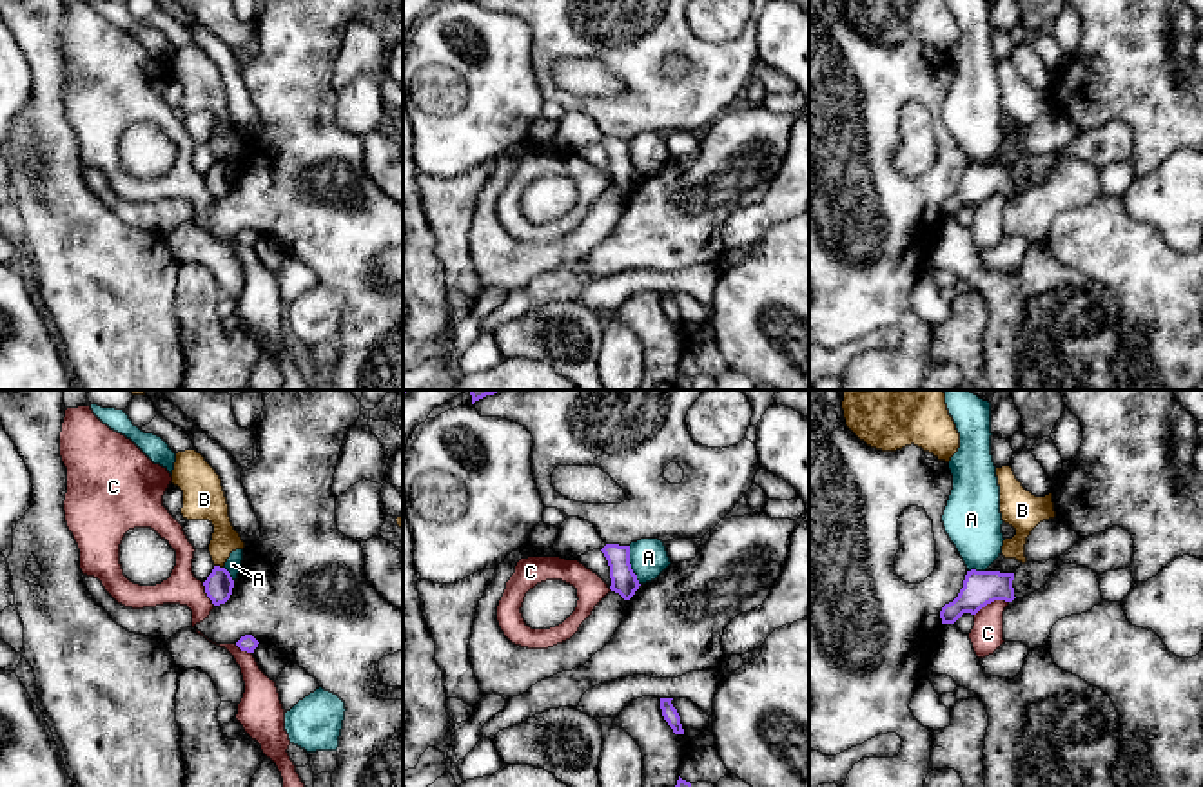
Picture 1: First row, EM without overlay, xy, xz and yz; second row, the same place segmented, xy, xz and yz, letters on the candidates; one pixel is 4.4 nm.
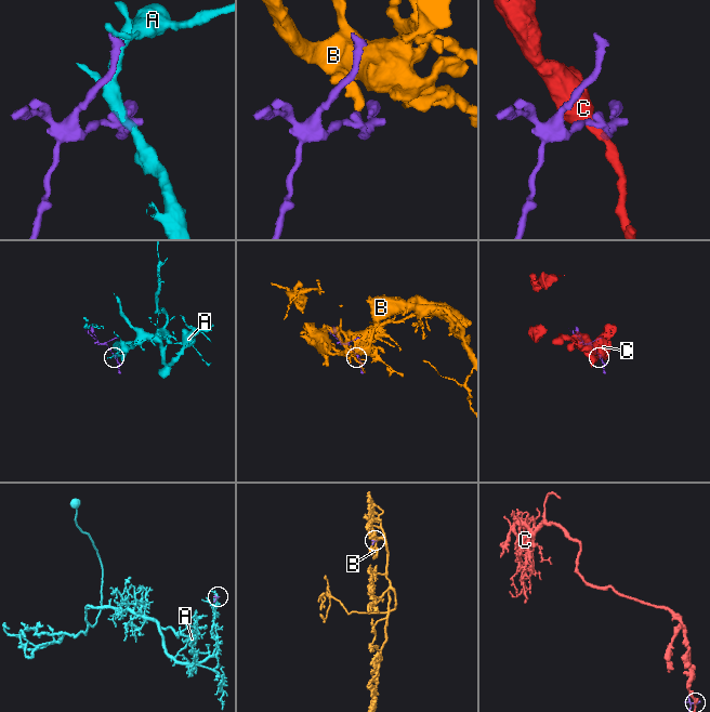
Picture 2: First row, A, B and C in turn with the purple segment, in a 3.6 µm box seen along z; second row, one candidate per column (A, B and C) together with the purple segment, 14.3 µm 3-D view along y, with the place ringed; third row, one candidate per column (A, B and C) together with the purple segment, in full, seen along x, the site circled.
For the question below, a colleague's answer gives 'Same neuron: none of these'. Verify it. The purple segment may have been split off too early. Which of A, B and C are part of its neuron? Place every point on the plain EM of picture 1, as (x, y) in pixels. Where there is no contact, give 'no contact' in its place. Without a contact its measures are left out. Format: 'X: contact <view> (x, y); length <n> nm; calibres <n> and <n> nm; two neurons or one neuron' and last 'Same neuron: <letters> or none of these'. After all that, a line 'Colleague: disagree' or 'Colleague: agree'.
A: contact xz (630, 160); length 180 nm; calibres 120 and 170 nm; two neurons
B: contact xy (218, 160); length 40 nm; calibres 130 and 120 nm; two neurons
C: contact yz (991, 194); length 170 nm; calibres 160 and 140 nm; two neurons
Same neuron: none of these
Colleague: agree

